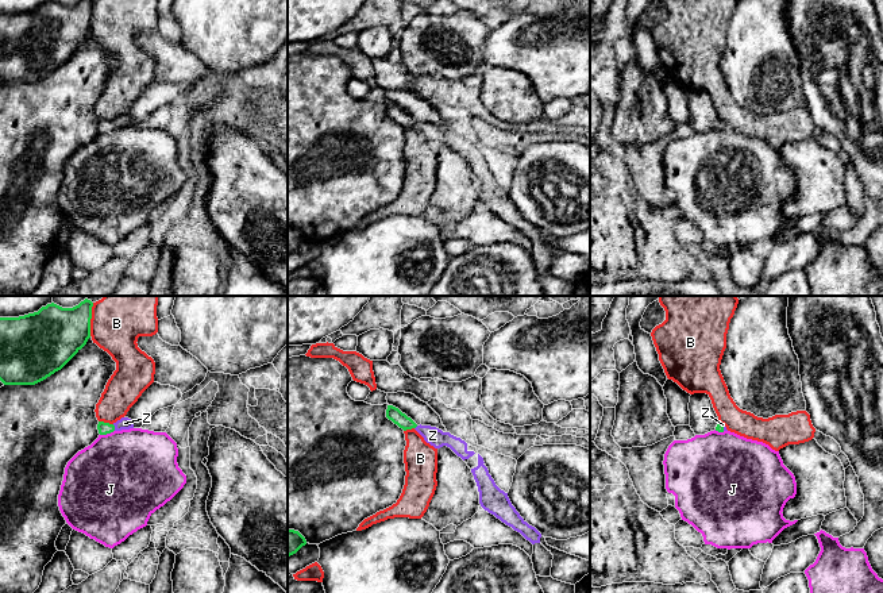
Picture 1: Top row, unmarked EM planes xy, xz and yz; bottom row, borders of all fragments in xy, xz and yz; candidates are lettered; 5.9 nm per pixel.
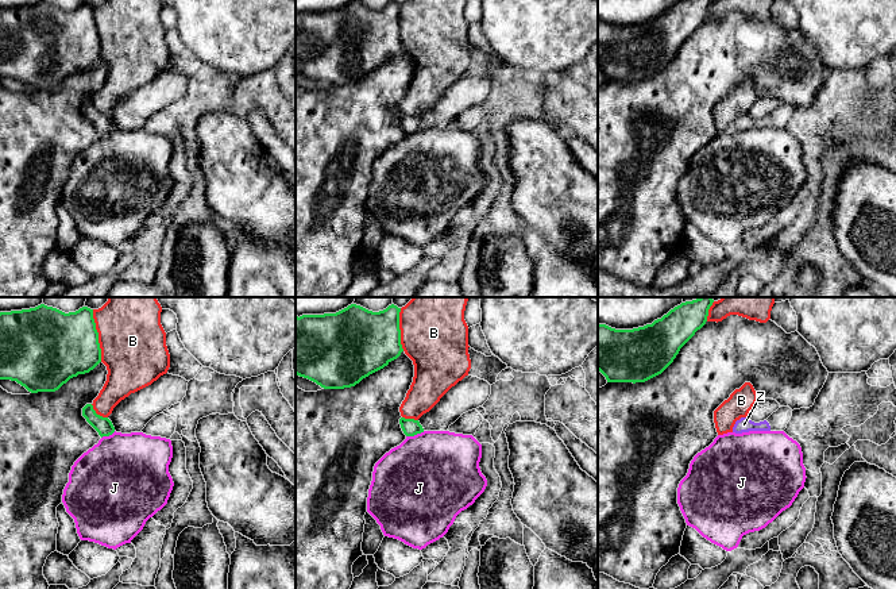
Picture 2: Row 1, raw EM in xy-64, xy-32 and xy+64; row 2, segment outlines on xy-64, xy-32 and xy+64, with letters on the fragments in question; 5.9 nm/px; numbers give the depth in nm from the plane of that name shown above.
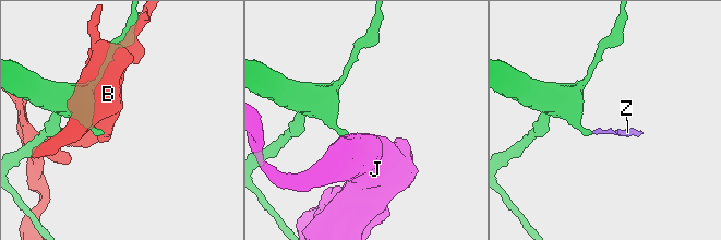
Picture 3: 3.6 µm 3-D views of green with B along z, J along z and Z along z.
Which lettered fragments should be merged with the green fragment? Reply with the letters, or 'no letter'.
Z

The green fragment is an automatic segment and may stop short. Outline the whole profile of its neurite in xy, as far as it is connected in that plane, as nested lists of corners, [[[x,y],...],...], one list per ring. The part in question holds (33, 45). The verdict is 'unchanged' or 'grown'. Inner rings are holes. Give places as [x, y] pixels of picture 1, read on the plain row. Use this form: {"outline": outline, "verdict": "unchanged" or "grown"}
{"outline": [[[54,0],[19,15],[0,15],[0,78],[35,82],[61,68],[90,35],[93,0],[62,5]]], "verdict": "unchanged"}

